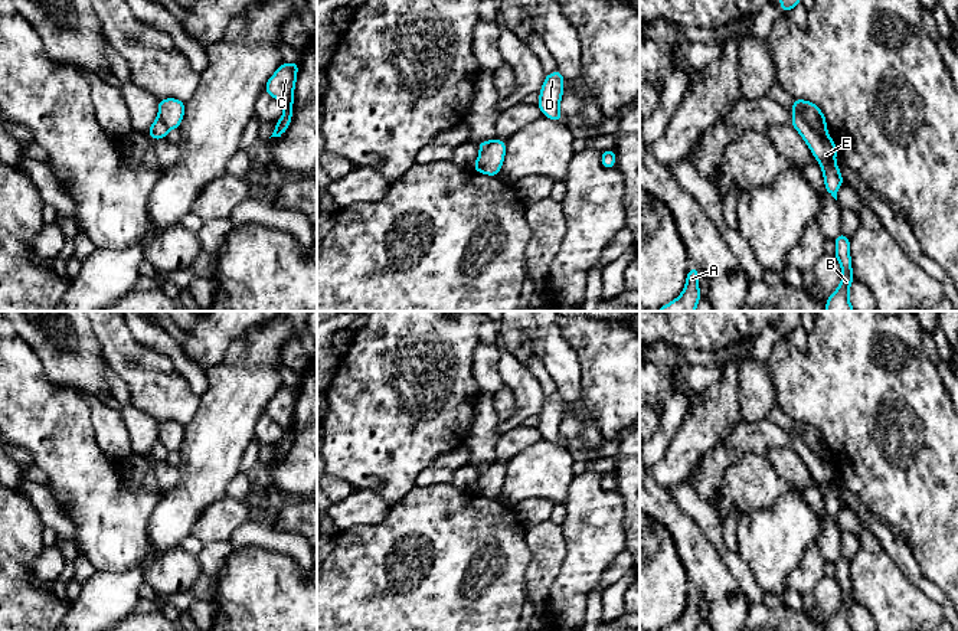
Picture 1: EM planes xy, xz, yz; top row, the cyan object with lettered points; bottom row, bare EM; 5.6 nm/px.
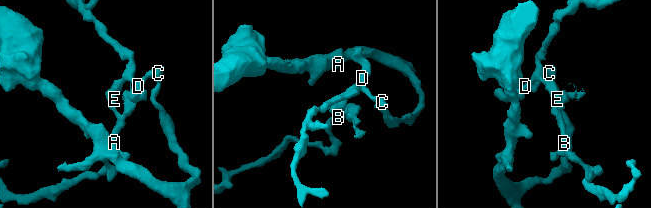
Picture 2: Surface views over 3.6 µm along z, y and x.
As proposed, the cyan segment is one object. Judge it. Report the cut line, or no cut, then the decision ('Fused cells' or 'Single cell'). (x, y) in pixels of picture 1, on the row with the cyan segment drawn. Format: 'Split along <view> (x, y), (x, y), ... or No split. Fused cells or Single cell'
Split along yz (794, 113), (813, 128), (826, 133). Fused cells

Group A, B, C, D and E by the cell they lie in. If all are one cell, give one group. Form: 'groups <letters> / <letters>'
groups A C D / B E

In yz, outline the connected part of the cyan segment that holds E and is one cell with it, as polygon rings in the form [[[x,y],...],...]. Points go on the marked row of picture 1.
[[[794,114],[791,125],[800,133],[815,160],[821,164],[825,190],[837,200],[838,187],[844,183],[844,180],[834,160],[837,150],[830,134],[821,134],[812,130],[808,122],[798,114]]]

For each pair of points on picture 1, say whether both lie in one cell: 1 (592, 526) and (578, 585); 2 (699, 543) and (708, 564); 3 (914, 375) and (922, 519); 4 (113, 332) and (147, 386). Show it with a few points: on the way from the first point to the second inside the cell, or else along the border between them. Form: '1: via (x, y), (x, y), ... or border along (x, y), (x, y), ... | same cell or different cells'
1: via (592, 540), (581, 571) | same cell
2: via (699, 548), (699, 555), (703, 559) | same cell
3: via (905, 411), (905, 455), (922, 474), (922, 483) | same cell
4: via (118, 345), (123, 352), (123, 362), (134, 373) | same cell

